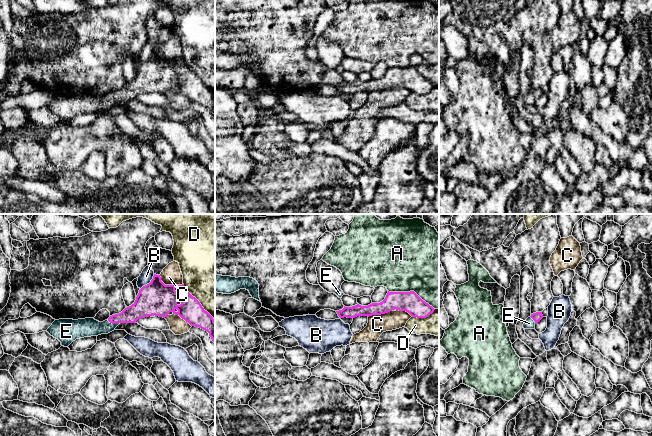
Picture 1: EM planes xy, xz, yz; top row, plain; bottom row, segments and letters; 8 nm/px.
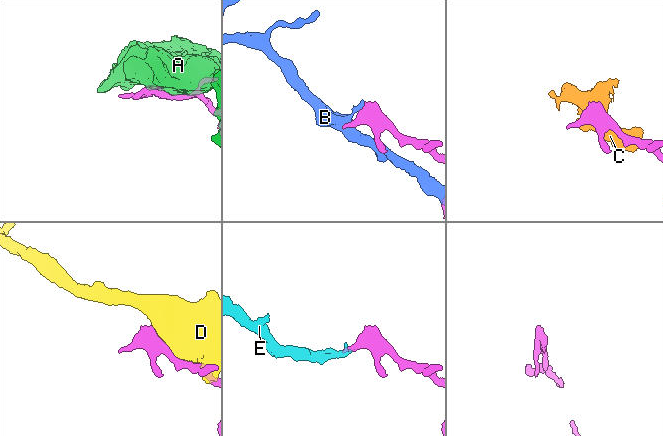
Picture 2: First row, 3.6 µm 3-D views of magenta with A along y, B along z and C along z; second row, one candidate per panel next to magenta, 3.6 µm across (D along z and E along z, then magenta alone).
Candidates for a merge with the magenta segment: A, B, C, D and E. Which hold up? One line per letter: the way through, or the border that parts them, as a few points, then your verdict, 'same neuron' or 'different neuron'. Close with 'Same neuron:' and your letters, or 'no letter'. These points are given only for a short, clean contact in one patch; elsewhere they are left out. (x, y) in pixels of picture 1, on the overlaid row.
A: different neuron
B: different neuron
C: different neuron
D: different neuron
E: way xy (140, 309), (118, 318), (113, 323), (105, 327), (87, 327); same neuron
Same neuron: E

